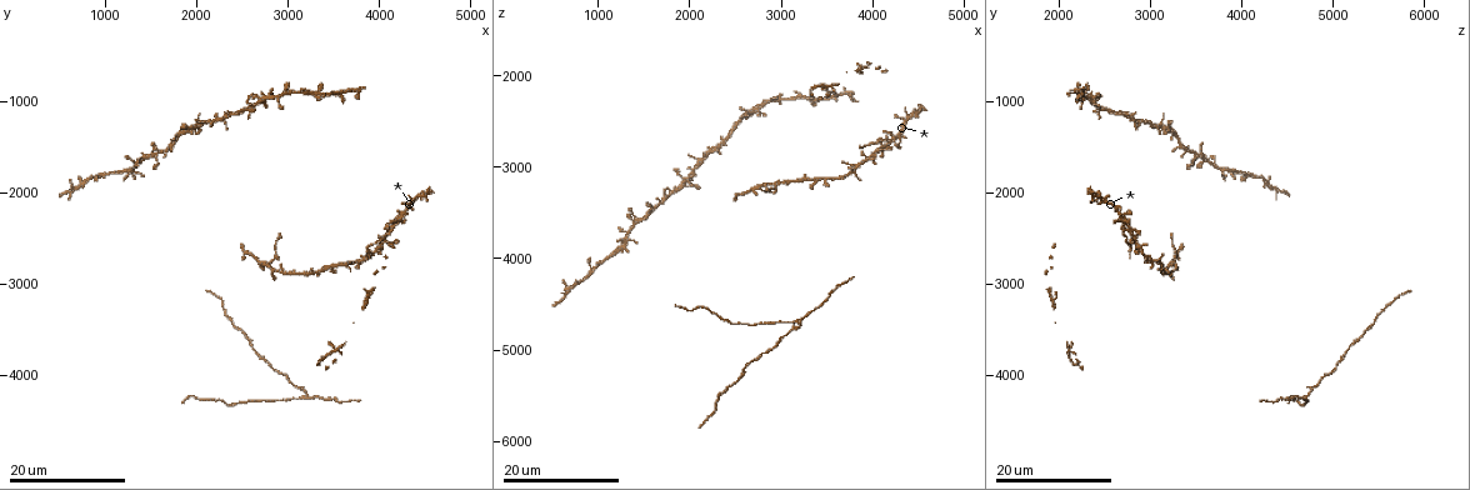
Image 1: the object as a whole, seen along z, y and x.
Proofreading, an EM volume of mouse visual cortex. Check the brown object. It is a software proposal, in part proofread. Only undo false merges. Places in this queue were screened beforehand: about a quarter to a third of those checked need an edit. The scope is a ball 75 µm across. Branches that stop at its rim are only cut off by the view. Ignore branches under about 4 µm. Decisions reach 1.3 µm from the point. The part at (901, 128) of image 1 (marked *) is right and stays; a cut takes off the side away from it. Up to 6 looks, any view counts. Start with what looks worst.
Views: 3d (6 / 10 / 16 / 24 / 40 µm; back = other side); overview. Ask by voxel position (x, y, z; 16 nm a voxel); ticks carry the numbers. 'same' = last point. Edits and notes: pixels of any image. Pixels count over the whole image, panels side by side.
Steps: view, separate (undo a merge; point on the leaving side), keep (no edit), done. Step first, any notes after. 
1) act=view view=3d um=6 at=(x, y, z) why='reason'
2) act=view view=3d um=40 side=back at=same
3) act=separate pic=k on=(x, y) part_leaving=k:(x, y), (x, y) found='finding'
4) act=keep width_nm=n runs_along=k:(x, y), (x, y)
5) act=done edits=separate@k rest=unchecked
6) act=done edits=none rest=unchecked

act=view view=3d um=24 at=(4100, 2400, 2750) why='small branch off a trunk'

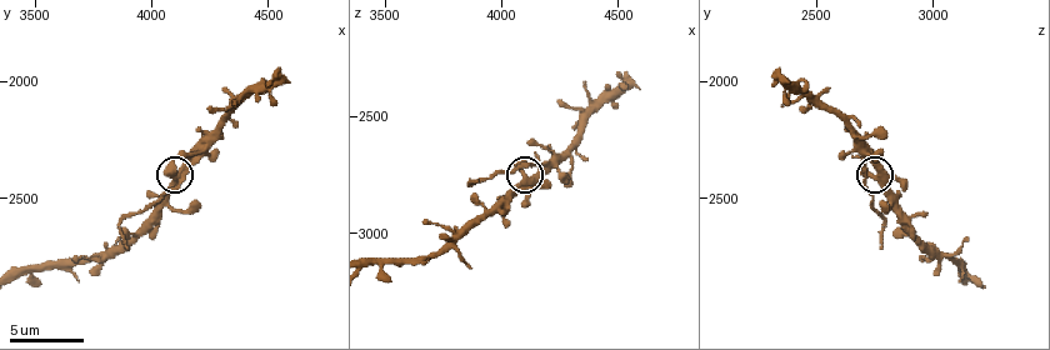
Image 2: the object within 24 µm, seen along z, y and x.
act=view view=3d um=6 at=(4130, 2420, 2710) why='zoom in'

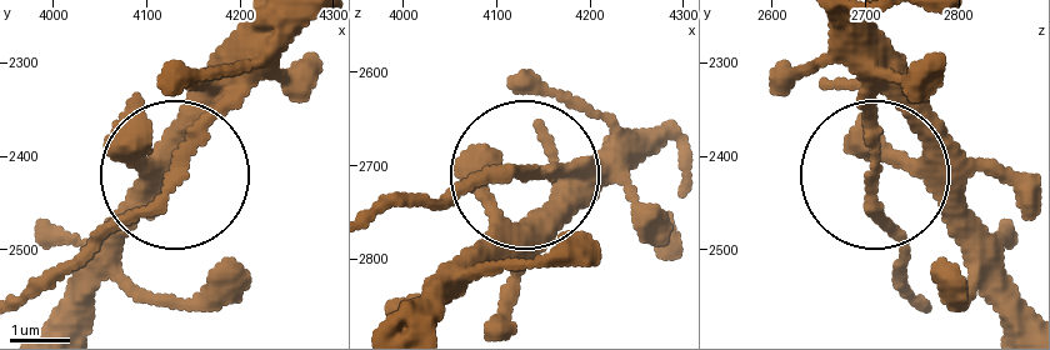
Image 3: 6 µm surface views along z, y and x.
act=separate pic=3 on=(158, 211) width_nm=270 part_leaving=3:(206, 131), (28, 295) found='two neurons meet here'

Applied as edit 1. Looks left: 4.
act=view view=overview

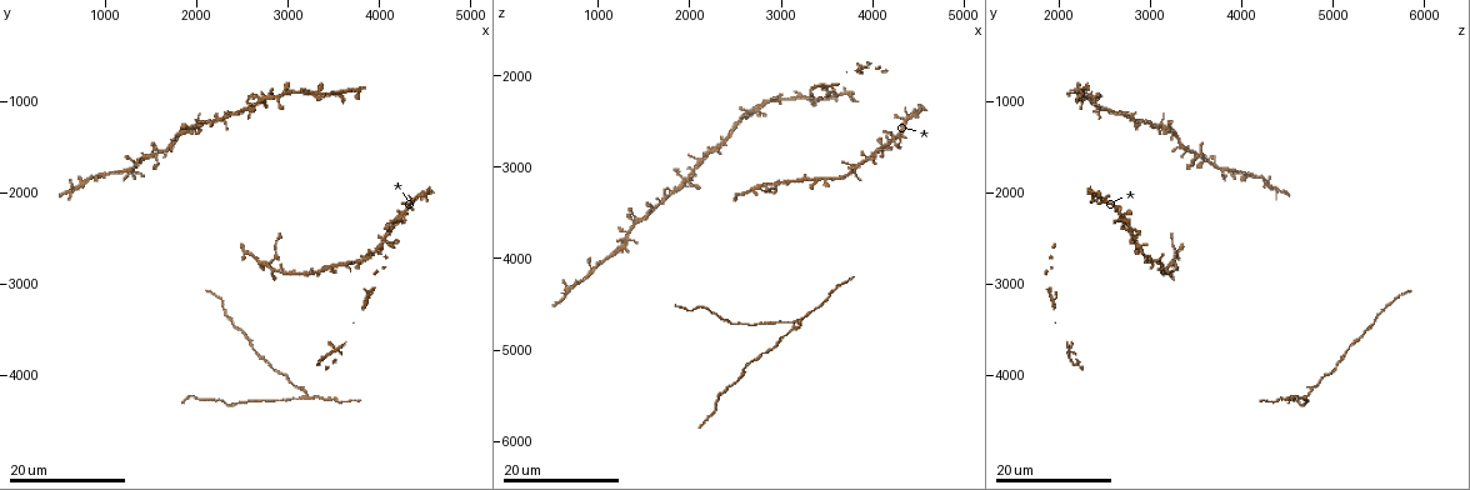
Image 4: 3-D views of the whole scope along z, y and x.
act=view view=3d um=24 at=(2800, 2750, 3250) why='arms part here'

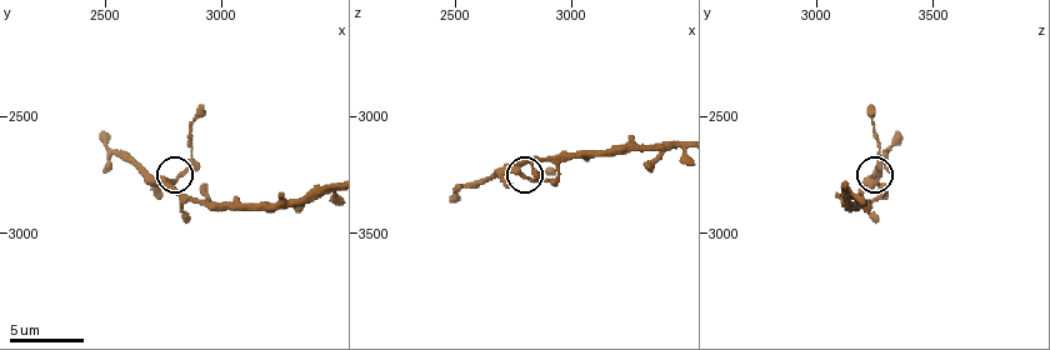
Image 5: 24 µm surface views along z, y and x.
act=view view=3d um=10 at=(2760, 2770, 3230)

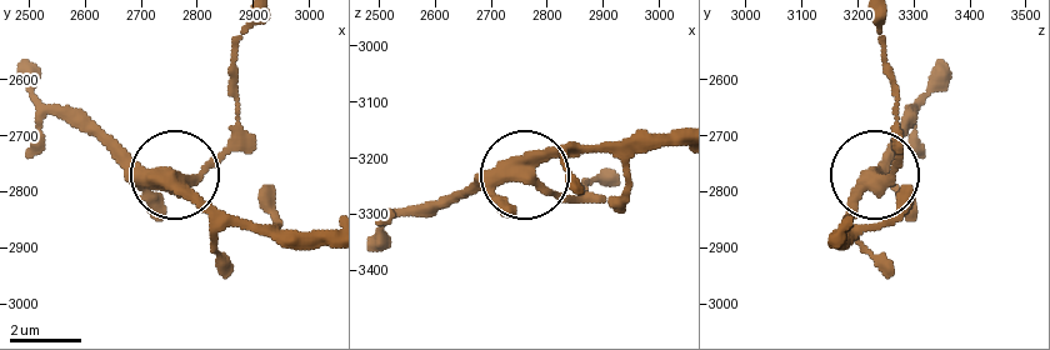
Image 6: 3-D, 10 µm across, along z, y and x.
act=keep side_arm_um=7 runs_along=6:(675, 136), (558, 145), (531, 164), (558, 193), (591, 199) found='continuous, no second neuron'

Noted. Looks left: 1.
act=done edits=separate@3 rest=unchecked

